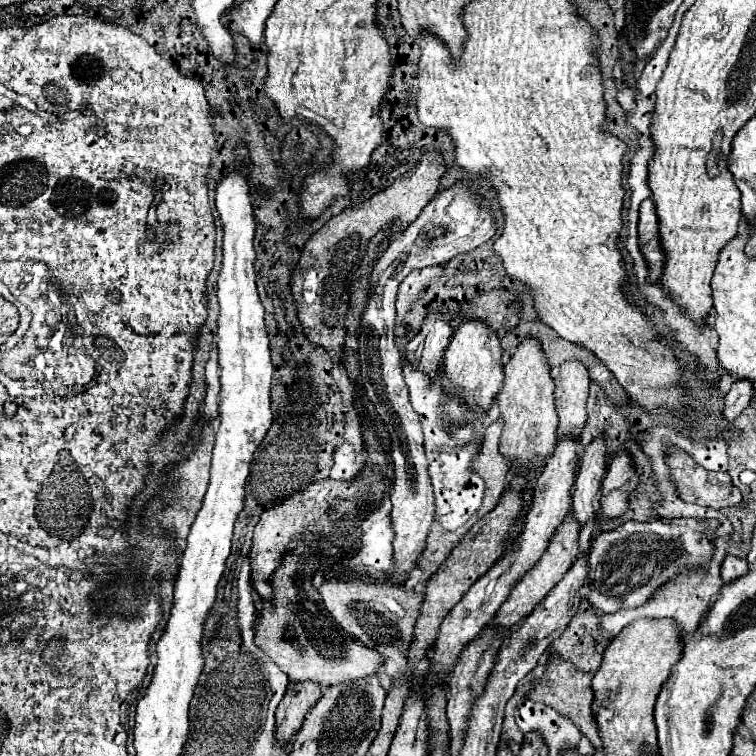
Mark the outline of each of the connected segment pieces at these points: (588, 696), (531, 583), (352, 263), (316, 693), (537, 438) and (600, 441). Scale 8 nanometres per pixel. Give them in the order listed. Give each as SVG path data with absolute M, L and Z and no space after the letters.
M549 659L543 677L535 681L535 687L529 693L529 697L533 701L541 701L545 705L551 705L555 711L565 715L571 723L575 723L581 729L581 733L591 741L591 745L595 749L603 747L603 741L601 741L599 729L597 729L597 721L595 721L593 709L591 709L591 705L595 701L595 693L591 689L591 675L589 673L577 671L571 663L567 663L563 659Z
M567 517L563 521L563 527L559 527L555 539L551 539L551 547L547 549L547 555L543 555L543 559L535 565L535 569L531 569L525 579L521 579L515 589L511 591L509 599L501 605L499 613L495 615L495 619L499 619L499 623L503 623L503 627L511 627L515 625L519 619L523 619L525 615L529 615L535 605L563 579L563 575L567 573L567 569L571 567L573 559L579 555L579 543L577 543L579 531L575 531L575 523L571 523L571 517Z
M435 153L423 155L419 163L409 169L405 175L393 181L381 193L375 193L369 201L347 207L343 213L331 217L311 239L303 245L299 263L291 275L291 293L297 307L299 323L309 343L323 347L327 355L335 353L339 365L345 369L345 317L349 313L349 291L353 277L361 267L361 261L367 253L369 241L379 233L387 231L387 241L391 241L399 231L421 213L421 209L433 199L439 189L439 177L445 173L443 159Z
M291 681L285 697L275 713L275 743L287 745L303 725L305 715L321 697L319 683L295 683Z
M527 337L521 341L517 351L511 355L505 365L503 389L497 395L499 411L505 421L501 435L501 453L517 465L519 471L533 467L539 471L545 463L545 457L555 451L557 443L557 411L555 411L555 381L551 377L551 367L545 351L537 337Z
M601 431L601 435L597 435L589 443L589 447L581 457L581 469L573 489L573 513L571 513L579 529L583 529L591 521L591 515L595 515L595 499L599 495L601 479L605 475L605 459L607 459L605 437L607 433Z

